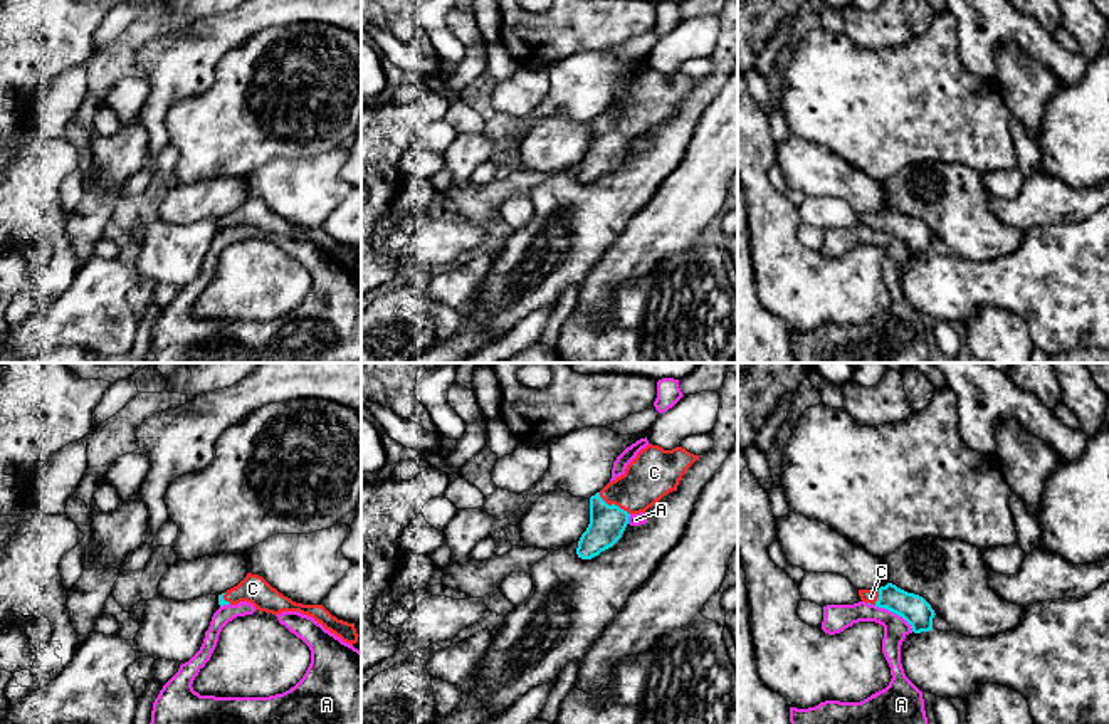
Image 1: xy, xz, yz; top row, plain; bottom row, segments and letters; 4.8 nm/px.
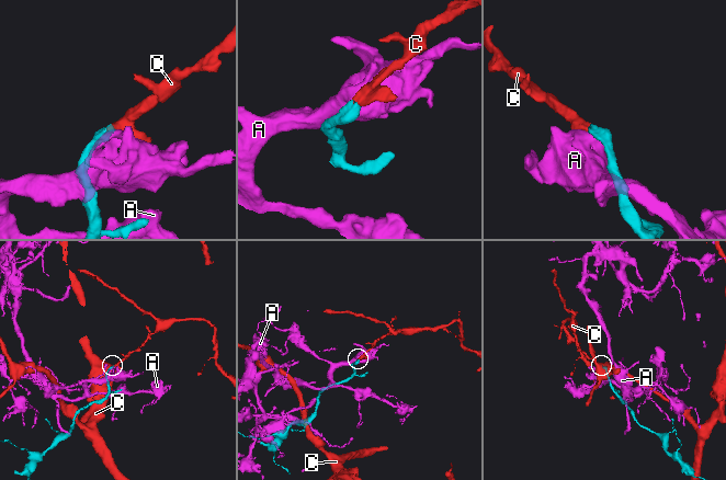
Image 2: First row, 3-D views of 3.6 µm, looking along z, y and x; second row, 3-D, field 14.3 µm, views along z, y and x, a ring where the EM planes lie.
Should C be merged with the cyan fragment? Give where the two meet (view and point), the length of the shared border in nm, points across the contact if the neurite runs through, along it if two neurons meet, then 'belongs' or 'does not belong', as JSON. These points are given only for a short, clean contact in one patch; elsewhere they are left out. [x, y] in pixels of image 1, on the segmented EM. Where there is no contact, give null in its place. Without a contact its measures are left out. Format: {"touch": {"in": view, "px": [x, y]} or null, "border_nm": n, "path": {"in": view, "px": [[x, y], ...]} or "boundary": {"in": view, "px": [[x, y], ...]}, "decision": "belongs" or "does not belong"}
{"touch": {"in": "xz", "px": [614, 504]}, "border_nm": 190, "path": {"in": "xz", "px": [[607, 523], [614, 504], [634, 493], [654, 472]]}, "decision": "belongs"}

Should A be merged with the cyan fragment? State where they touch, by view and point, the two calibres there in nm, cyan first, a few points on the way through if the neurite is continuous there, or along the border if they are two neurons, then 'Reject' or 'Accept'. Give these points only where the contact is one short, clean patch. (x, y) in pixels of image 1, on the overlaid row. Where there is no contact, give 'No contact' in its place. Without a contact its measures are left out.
Touches cyan at yz (894, 612). Thickness 140 nm (cyan) against 120 nm. Boundary: yz (874, 605), (898, 613), (913, 630). Reject

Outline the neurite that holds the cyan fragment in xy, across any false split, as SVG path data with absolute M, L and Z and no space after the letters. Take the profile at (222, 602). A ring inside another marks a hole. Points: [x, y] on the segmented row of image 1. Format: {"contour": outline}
{"contour": "M247 573L247 576L234 588L218 595L218 605L237 605L240 601L252 603L255 610L279 615L282 611L299 611L313 616L326 630L353 645L358 642L355 623L348 623L333 616L323 605L302 605L279 593L262 576Z"}

